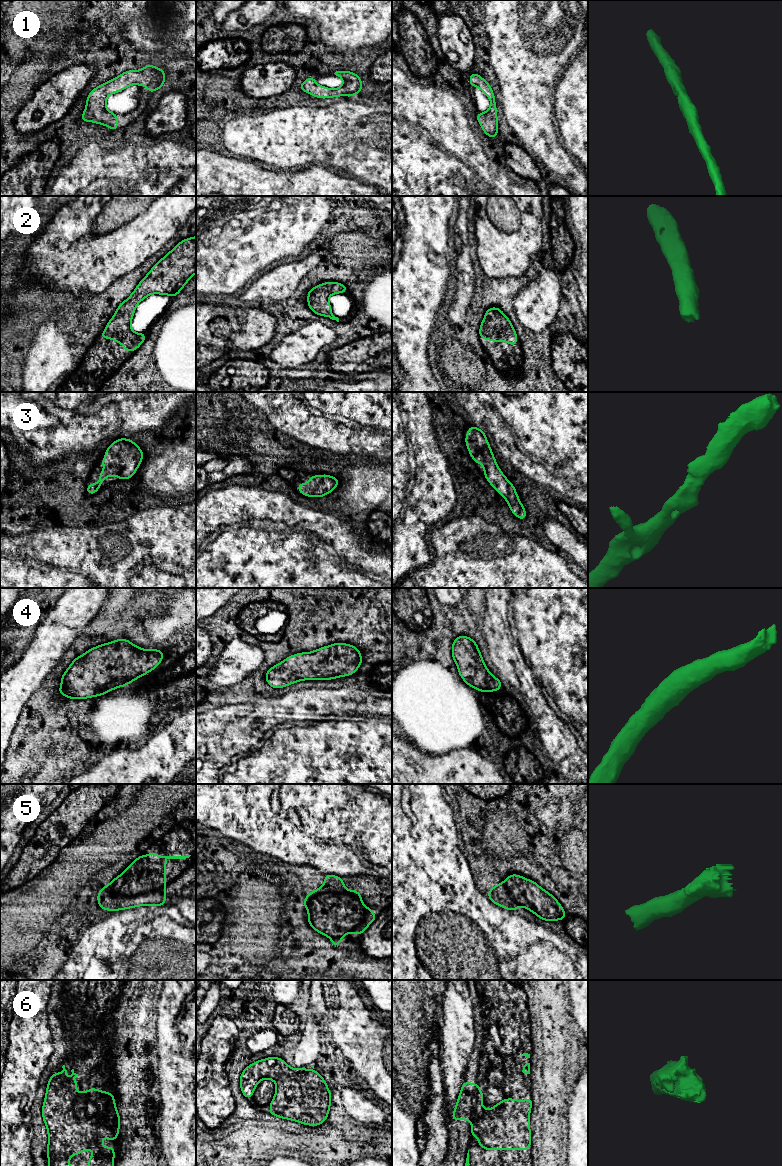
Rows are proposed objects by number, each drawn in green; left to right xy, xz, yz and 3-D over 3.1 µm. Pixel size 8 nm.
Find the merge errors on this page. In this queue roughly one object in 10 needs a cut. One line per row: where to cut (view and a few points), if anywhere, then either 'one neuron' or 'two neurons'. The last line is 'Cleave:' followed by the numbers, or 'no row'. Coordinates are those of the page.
1: cut none; one neuron
2: cut none; one neuron
3: cut none; one neuron
4: cut none; one neuron
5: cut none; one neuron
6: cut none; one neuron
Cleave: no row

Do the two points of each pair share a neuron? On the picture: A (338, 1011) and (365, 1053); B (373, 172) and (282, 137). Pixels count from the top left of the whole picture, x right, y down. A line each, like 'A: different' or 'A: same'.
A: same
B: same

